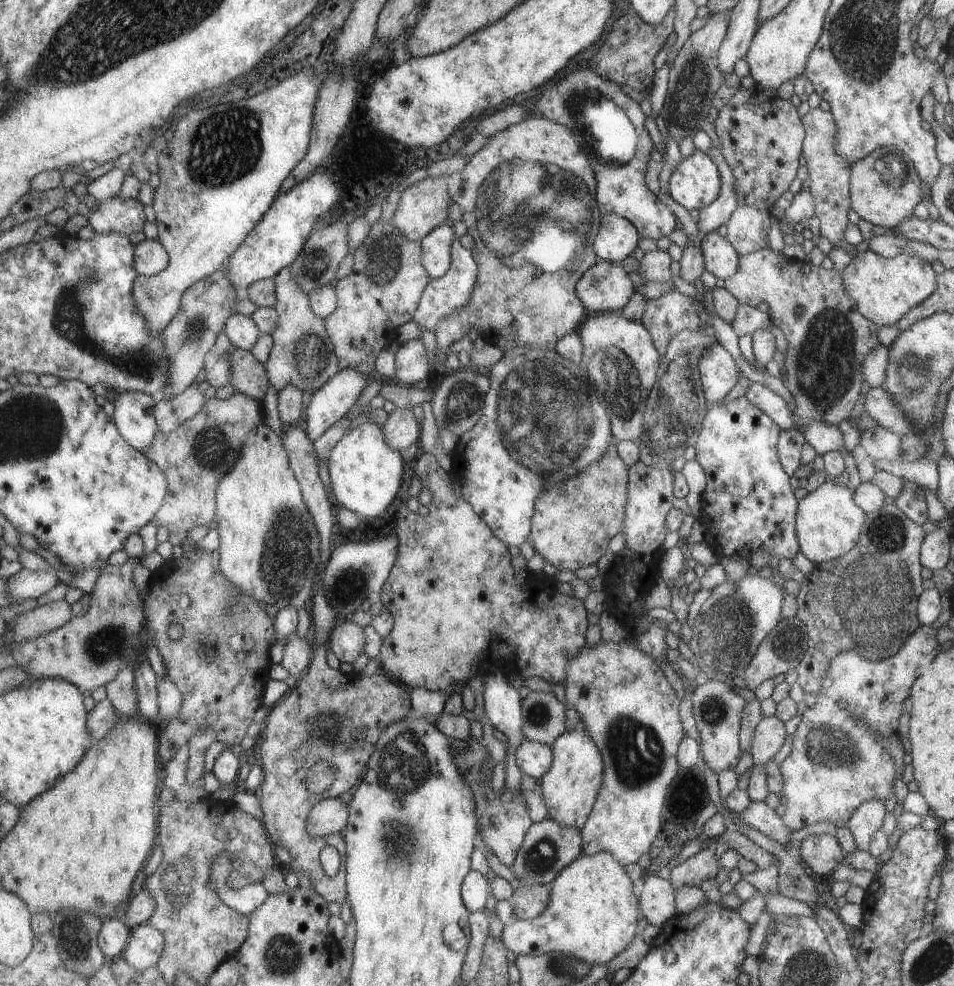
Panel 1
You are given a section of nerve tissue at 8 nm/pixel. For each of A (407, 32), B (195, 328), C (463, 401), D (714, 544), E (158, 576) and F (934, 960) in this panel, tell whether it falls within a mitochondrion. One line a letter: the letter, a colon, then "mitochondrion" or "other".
A: other
B: mitochondrion
C: mitochondrion
D: other
E: other
F: mitochondrion

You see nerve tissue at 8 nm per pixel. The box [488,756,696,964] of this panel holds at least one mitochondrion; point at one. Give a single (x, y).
(543, 854)

